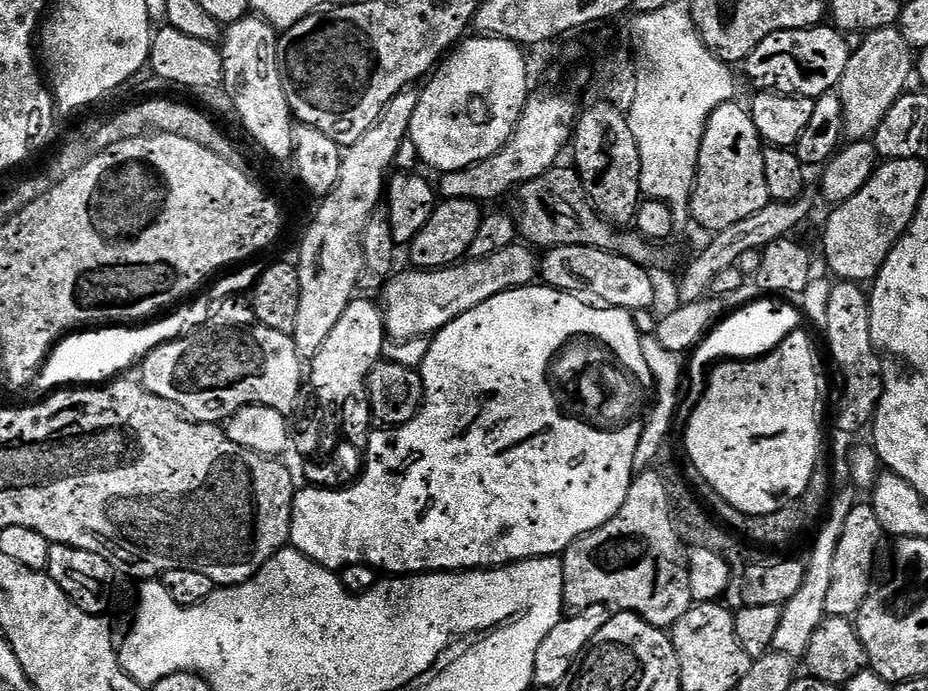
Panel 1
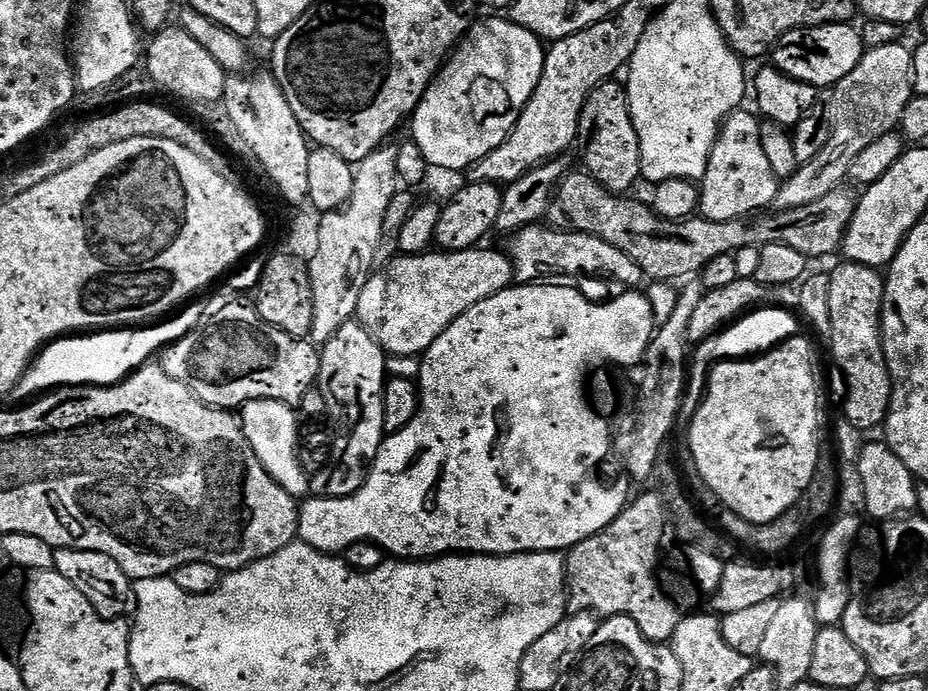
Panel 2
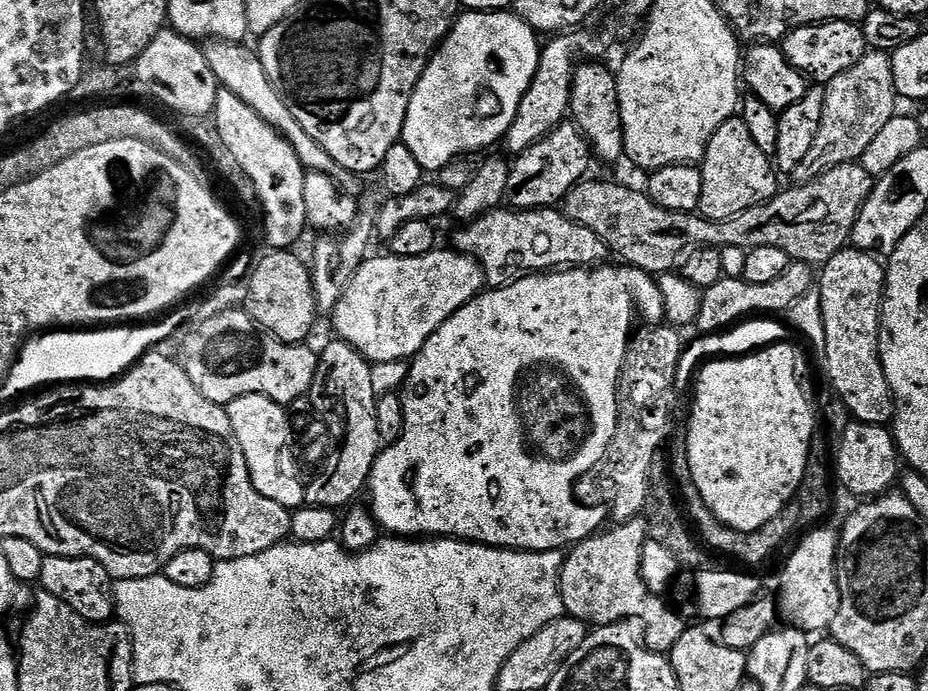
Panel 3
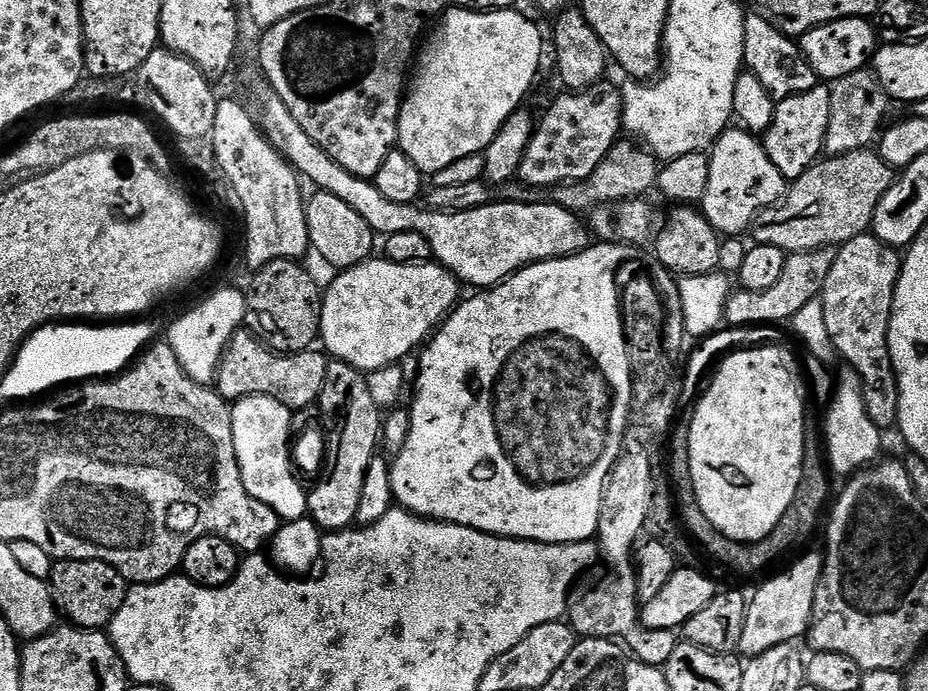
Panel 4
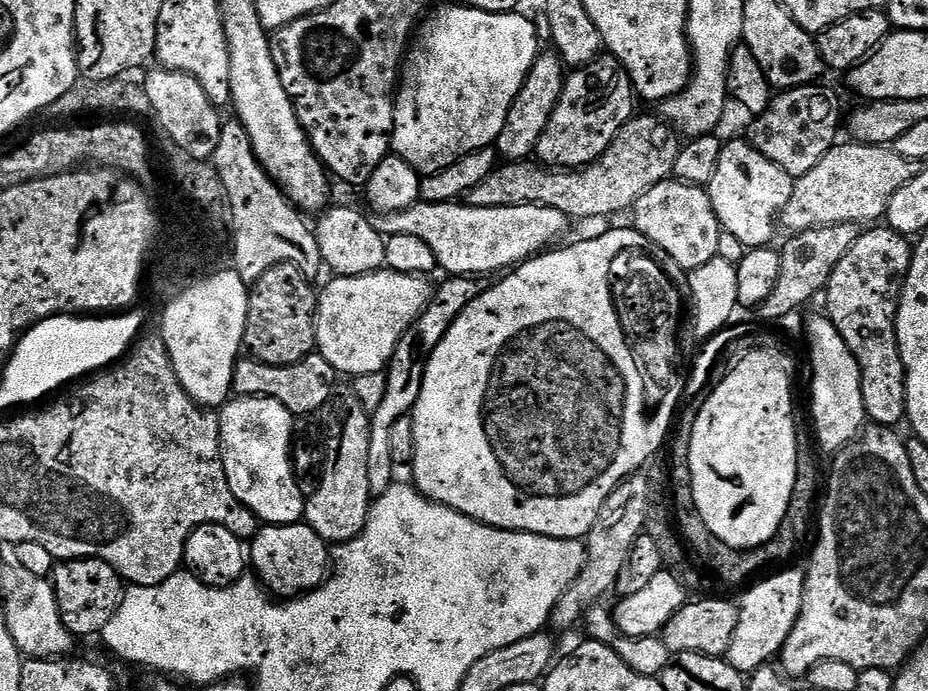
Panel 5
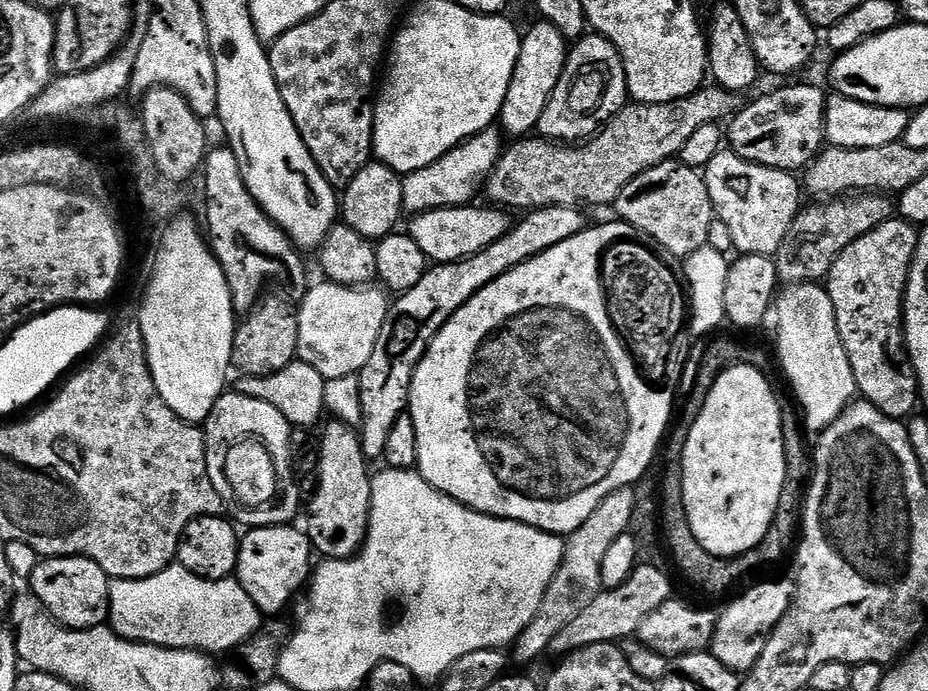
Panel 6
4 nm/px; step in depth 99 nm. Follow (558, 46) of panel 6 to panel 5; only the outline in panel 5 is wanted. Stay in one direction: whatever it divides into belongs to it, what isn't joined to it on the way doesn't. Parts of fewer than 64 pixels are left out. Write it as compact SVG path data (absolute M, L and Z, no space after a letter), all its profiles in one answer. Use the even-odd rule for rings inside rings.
M541 51L521 83L496 139L494 151L501 161L524 162L533 155L538 138L543 134L546 122L558 102L560 91L564 89L565 79L565 65L555 51Z

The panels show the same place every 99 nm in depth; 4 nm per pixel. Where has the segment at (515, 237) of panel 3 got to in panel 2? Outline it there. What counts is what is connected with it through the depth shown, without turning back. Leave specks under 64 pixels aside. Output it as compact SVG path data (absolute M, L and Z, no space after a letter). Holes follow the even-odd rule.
M543 223L531 224L522 230L511 233L512 240L506 247L506 255L512 261L515 279L520 282L540 282L545 278L564 278L560 276L601 276L604 280L613 280L616 284L625 284L628 290L639 289L645 283L644 271L622 250L581 232L561 232L555 226Z

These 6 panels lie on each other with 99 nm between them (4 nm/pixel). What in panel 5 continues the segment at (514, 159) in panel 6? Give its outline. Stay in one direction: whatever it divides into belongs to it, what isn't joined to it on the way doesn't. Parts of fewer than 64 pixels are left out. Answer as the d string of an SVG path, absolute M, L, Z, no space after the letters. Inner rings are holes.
M633 115L592 164L575 170L541 166L536 162L504 162L493 168L478 186L465 192L463 203L475 208L509 208L515 204L541 204L562 210L573 221L592 220L595 216L627 213L639 196L660 183L666 172L664 147L668 144L669 125L659 115Z

